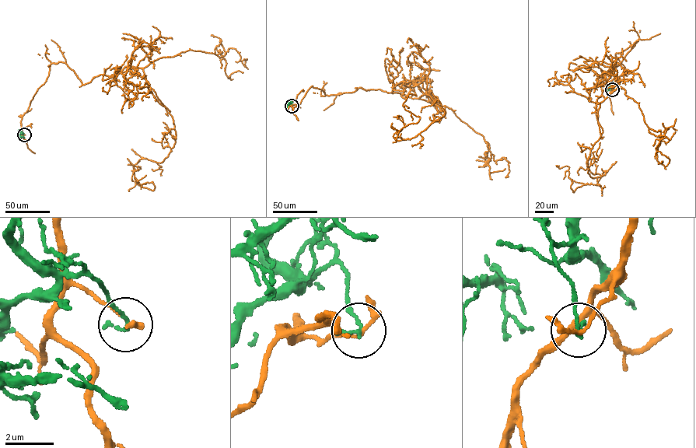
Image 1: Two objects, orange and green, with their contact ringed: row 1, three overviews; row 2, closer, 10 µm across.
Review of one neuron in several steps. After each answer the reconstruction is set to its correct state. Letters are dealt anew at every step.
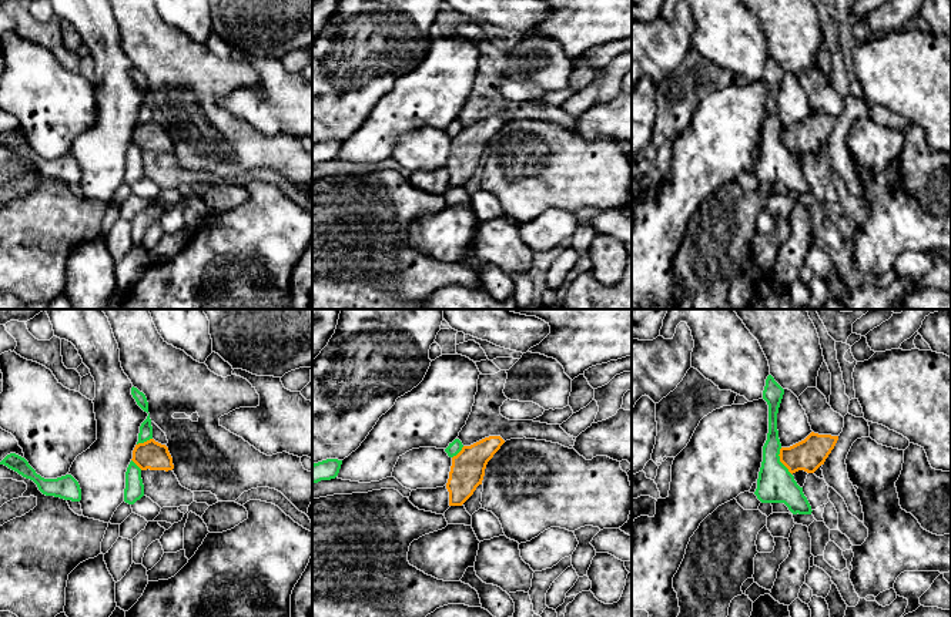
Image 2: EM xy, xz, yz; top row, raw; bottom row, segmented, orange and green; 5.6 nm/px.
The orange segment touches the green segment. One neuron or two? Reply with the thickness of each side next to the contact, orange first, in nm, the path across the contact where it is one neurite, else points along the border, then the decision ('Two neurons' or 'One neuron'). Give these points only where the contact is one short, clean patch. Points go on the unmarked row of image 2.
Thickness 180 nm (orange) against 200 nm. Boundary: yz (780, 128), (780, 143), (792, 156). Two neurons

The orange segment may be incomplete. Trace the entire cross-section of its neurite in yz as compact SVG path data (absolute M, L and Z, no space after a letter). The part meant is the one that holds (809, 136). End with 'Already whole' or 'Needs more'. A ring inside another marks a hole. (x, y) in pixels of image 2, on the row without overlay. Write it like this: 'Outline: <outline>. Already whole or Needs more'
Outline: M811 113L804 121L780 130L780 142L793 155L798 151L814 154L834 130L838 117Z. Already whole

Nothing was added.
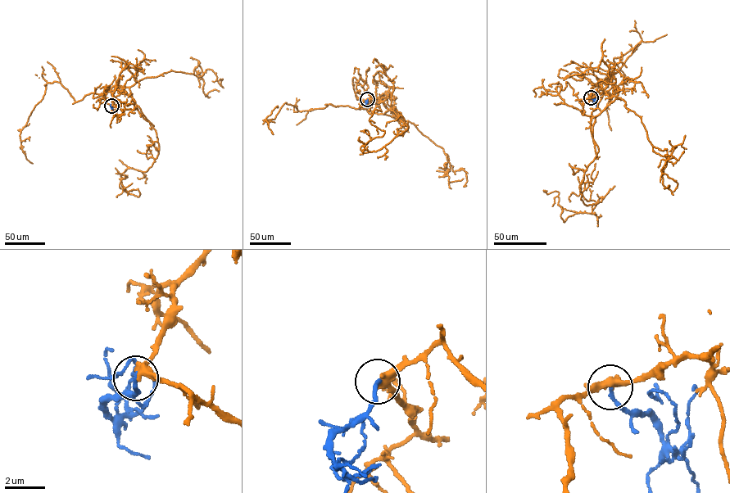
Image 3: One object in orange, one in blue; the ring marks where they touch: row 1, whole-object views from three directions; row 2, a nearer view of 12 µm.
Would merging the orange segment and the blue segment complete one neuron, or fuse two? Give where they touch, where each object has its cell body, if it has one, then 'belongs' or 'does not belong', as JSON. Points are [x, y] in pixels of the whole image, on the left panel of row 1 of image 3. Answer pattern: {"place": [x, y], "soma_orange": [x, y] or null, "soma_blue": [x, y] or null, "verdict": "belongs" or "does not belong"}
{"place": [111, 106], "soma_orange": null, "soma_blue": null, "verdict": "belongs"}

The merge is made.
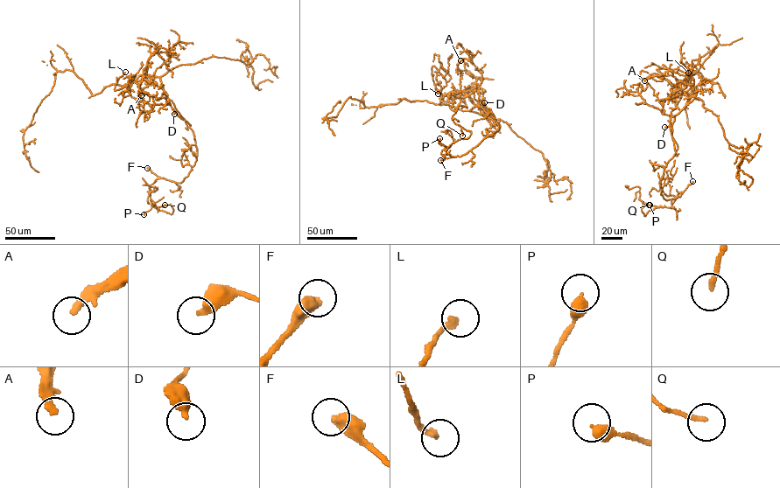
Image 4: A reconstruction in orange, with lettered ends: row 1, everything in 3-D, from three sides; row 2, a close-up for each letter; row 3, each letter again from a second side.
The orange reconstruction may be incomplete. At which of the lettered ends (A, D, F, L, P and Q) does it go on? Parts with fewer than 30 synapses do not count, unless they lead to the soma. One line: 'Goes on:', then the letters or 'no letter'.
Goes on: A, D, F

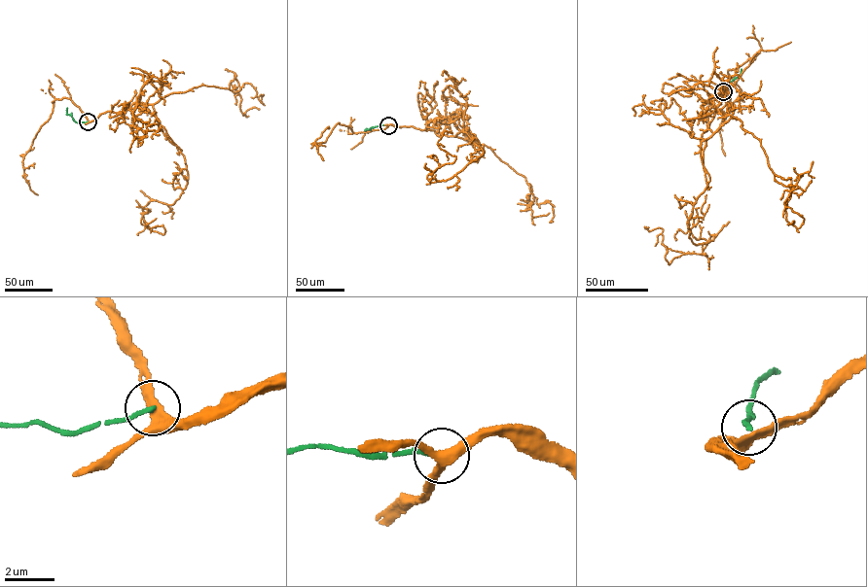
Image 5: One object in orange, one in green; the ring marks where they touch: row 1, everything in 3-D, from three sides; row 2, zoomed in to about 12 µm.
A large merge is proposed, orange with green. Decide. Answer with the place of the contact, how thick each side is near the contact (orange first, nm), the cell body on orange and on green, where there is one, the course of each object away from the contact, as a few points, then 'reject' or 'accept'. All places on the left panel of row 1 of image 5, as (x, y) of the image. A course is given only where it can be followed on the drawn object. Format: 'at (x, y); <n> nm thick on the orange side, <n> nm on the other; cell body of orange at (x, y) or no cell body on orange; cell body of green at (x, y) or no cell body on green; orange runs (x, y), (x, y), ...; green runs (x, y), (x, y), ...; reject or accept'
at (88, 121); 360 nm thick on the orange side, 170 nm on the other; no cell body on orange; no cell body on green; orange runs (88, 121), (152, 104), (188, 175), (174, 203), (143, 208), (146, 226), (163, 234), (144, 220), (156, 218); green runs (88, 121), (76, 122), (66, 113), (67, 108); reject

